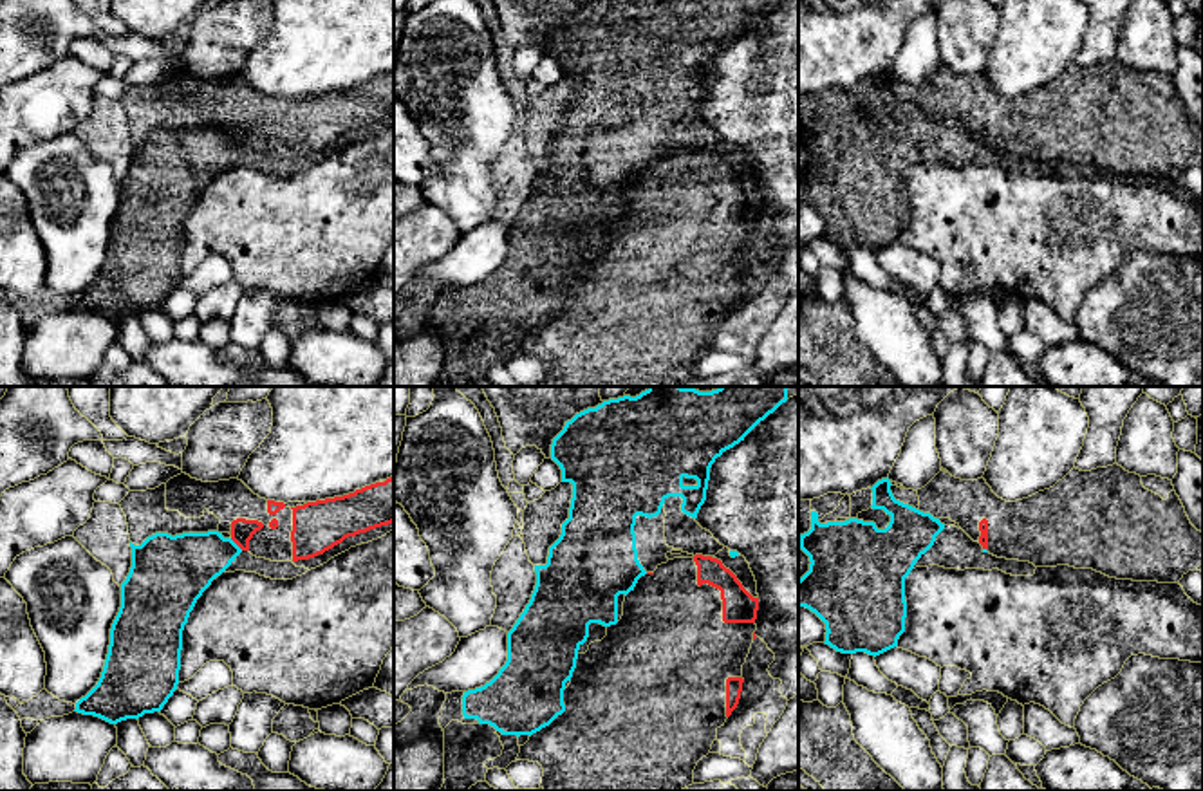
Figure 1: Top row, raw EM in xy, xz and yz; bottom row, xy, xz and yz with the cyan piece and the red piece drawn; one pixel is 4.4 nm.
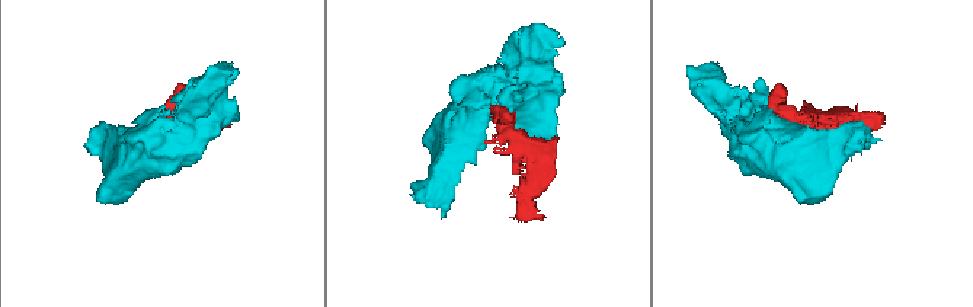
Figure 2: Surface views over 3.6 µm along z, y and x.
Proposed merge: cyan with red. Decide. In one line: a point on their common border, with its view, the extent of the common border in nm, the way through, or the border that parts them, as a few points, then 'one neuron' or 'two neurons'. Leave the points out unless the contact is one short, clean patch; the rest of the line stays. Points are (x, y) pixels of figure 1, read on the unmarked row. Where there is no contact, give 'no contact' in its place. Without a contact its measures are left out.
meets cyan in xy at (235, 139); contact 80 nm long; two neurons

